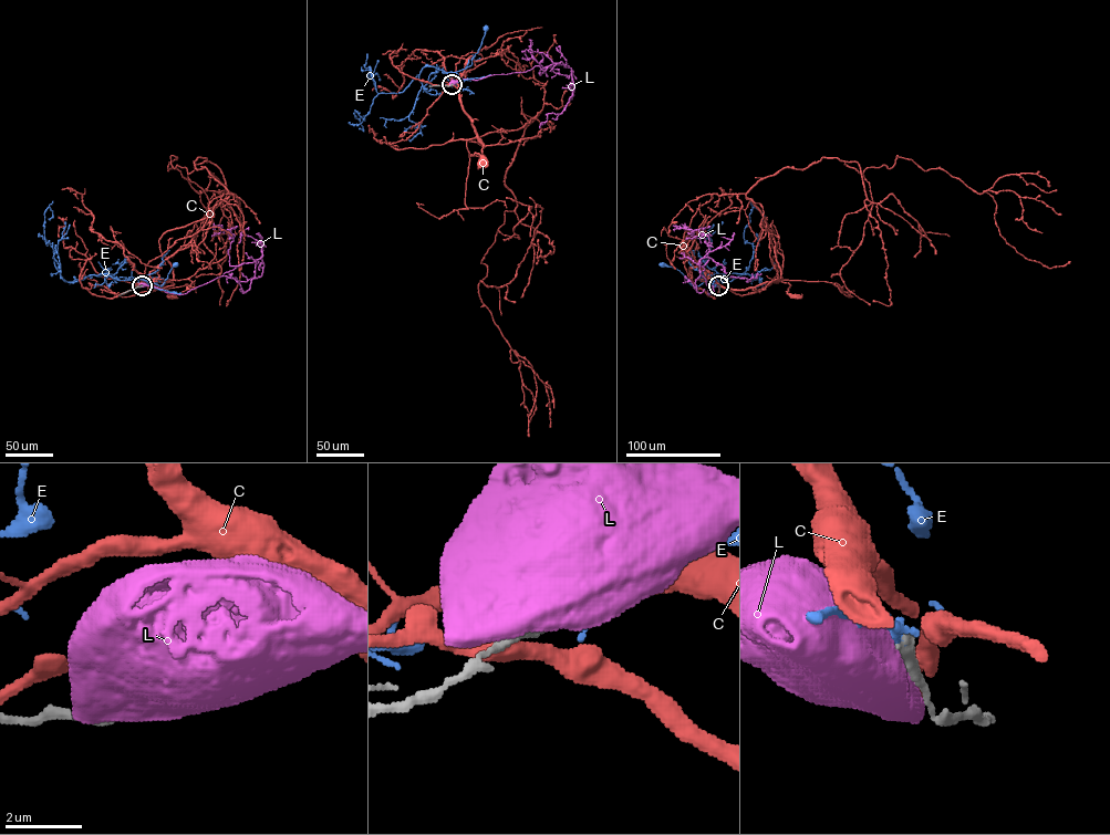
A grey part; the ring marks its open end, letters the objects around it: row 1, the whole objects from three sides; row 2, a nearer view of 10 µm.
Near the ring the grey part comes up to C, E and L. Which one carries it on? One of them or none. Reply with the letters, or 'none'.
E

